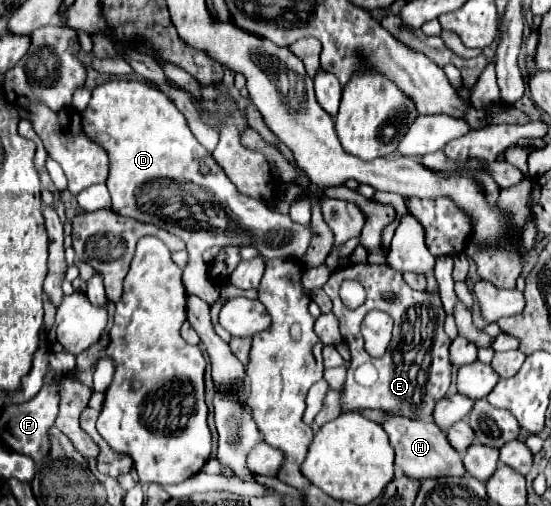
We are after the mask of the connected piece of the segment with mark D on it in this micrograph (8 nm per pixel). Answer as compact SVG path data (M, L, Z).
M109 80L93 90L89 106L81 112L83 130L101 144L109 154L109 178L107 188L113 198L113 210L155 226L179 234L187 246L189 259L183 269L183 286L189 294L199 296L207 304L213 304L219 296L219 288L211 284L206 264L201 264L201 256L211 246L257 246L265 260L271 258L301 258L311 244L311 226L295 224L287 214L271 210L261 200L239 194L237 188L223 174L221 166L213 156L203 150L197 138L191 134L185 116L175 108L171 98L159 88L135 82L135 80Z

